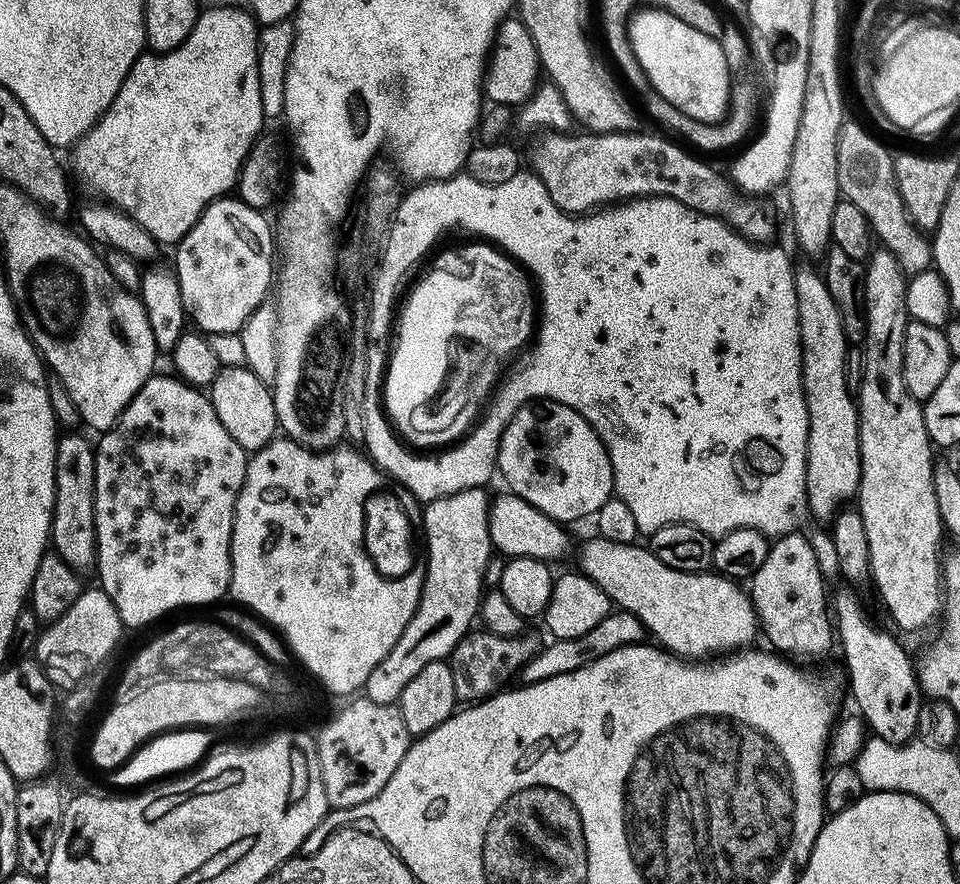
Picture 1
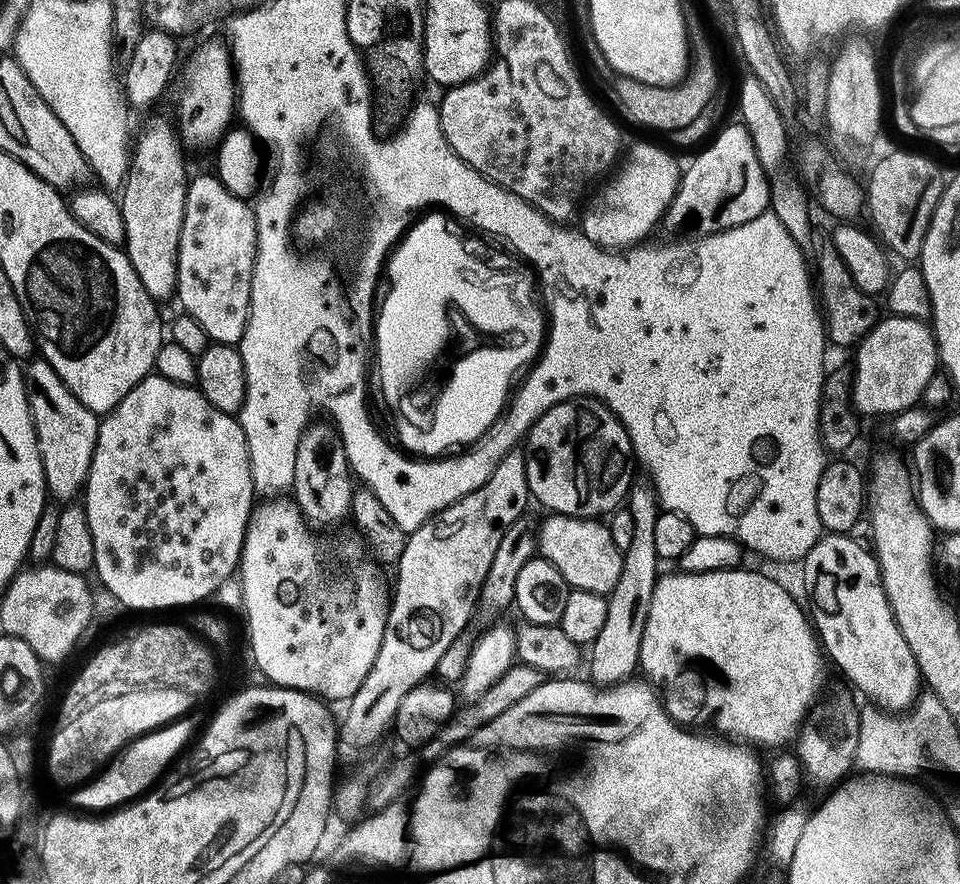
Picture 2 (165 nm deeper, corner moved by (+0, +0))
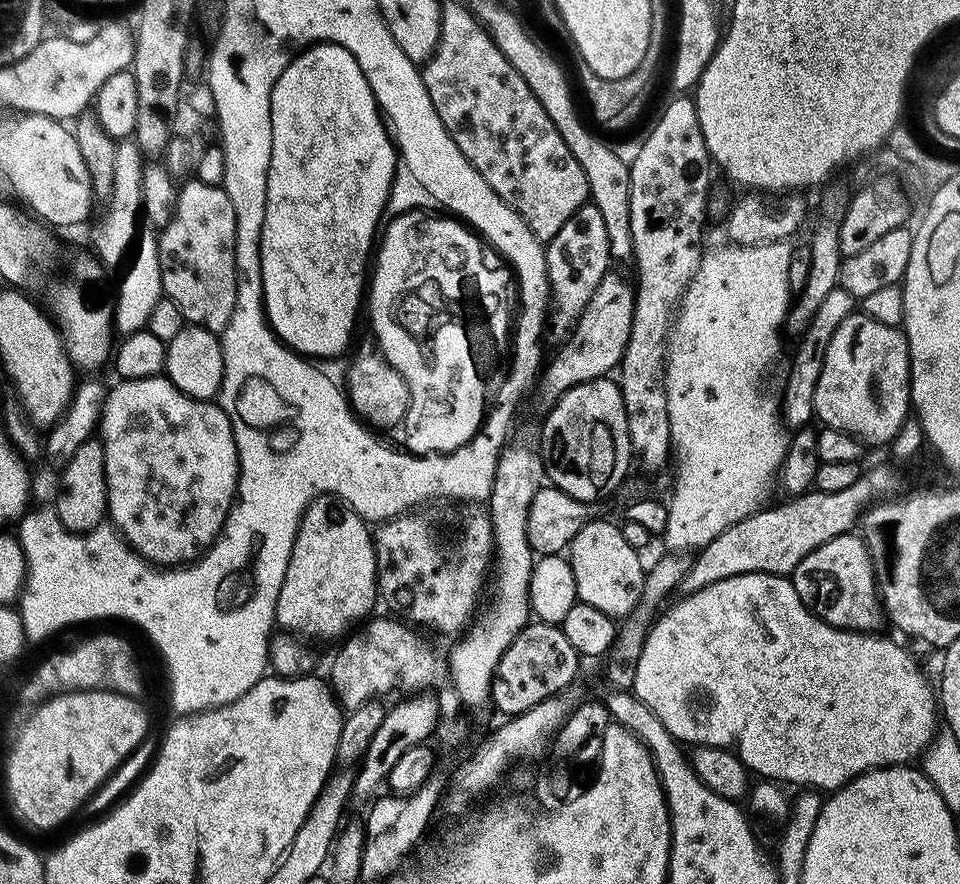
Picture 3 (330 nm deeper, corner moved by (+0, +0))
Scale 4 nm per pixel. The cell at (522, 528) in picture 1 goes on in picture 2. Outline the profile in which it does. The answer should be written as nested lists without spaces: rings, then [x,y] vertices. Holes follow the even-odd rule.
[[[548,514],[545,517],[538,524],[538,552],[558,569],[562,578],[566,578],[569,589],[601,594],[614,590],[622,571],[625,553],[620,552],[618,546],[614,546],[614,538],[610,538],[607,523],[586,516]]]

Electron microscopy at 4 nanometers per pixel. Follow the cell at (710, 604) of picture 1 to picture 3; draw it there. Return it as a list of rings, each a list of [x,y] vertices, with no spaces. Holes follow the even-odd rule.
[[[755,572],[754,574],[742,574],[741,576],[731,576],[722,582],[714,582],[710,586],[706,586],[697,592],[687,593],[664,617],[661,615],[659,619],[653,623],[652,627],[648,630],[648,636],[644,639],[642,652],[636,660],[636,673],[634,674],[634,682],[631,686],[631,691],[642,702],[646,702],[646,706],[650,706],[650,710],[654,710],[654,714],[658,714],[658,719],[662,722],[662,726],[666,726],[666,730],[670,730],[670,734],[674,734],[674,738],[683,742],[688,746],[703,746],[705,748],[726,748],[736,753],[744,765],[748,767],[749,773],[755,774],[757,777],[771,780],[773,782],[783,782],[788,784],[800,784],[796,786],[807,786],[812,790],[835,790],[844,787],[857,776],[863,772],[870,772],[873,768],[890,768],[893,766],[904,766],[912,760],[921,755],[927,749],[928,745],[932,743],[937,731],[938,725],[938,696],[932,688],[928,685],[928,680],[924,677],[922,669],[916,665],[916,660],[903,648],[900,644],[895,644],[892,640],[887,640],[886,637],[880,636],[881,634],[873,634],[871,632],[854,632],[847,628],[835,628],[833,624],[827,624],[825,620],[819,620],[811,610],[804,605],[802,598],[798,598],[796,587],[792,584],[791,579],[786,576],[771,576],[770,574],[762,574]]]

